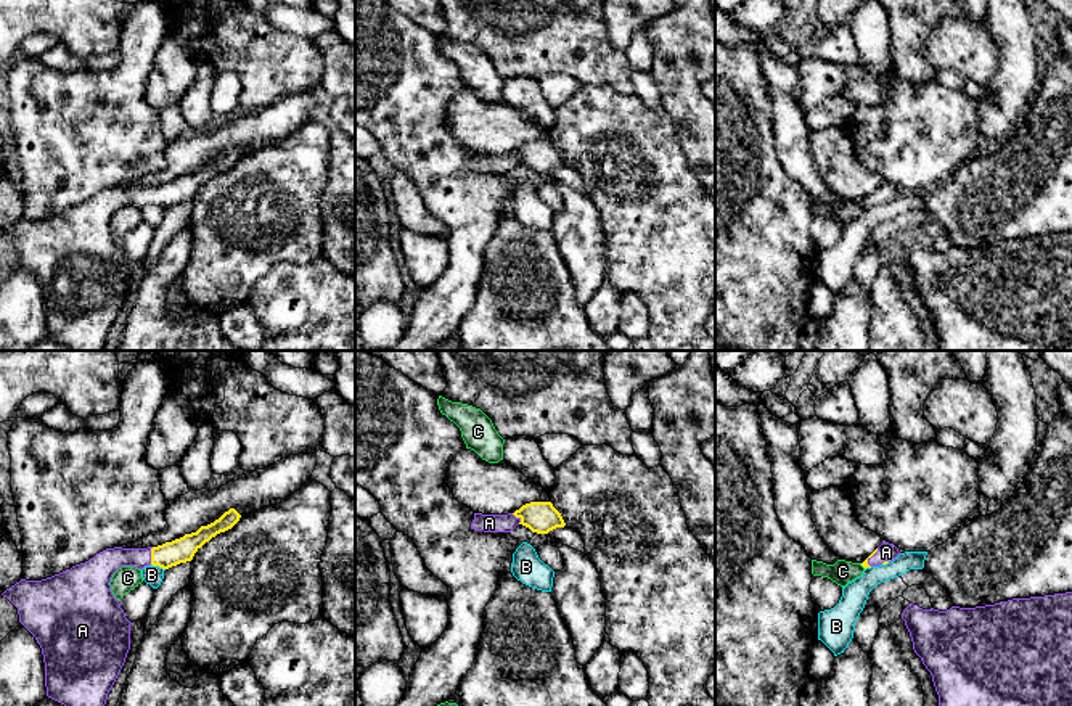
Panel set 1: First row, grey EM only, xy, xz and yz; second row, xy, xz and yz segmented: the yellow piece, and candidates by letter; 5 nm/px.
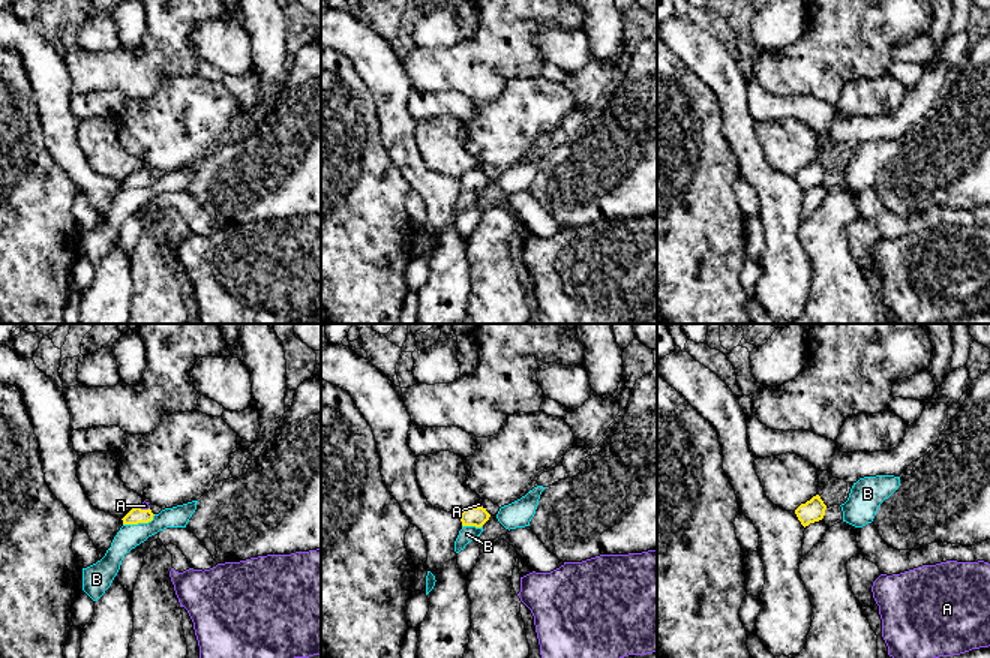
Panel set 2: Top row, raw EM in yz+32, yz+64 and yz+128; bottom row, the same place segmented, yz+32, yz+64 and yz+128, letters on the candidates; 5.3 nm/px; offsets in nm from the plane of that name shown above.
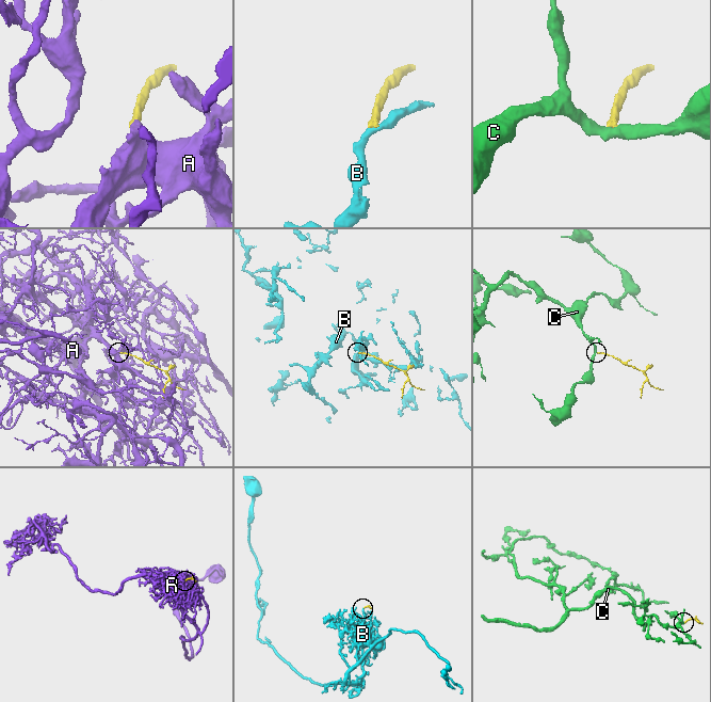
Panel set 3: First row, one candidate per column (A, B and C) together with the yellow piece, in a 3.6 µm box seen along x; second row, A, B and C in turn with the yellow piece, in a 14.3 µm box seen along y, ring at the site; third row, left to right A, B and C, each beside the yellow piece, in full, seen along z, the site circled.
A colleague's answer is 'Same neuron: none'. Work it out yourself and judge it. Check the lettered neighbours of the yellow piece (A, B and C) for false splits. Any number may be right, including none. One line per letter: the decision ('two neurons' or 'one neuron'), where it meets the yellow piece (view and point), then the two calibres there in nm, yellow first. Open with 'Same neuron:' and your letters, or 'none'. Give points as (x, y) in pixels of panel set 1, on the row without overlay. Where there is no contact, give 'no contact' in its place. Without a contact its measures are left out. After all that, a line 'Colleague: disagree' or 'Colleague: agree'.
Same neuron: A
A: one neuron; contact xy (151, 195); calibres 130 and 140 nm
B: two neurons; contact xy (158, 205); calibres 130 and 100 nm
C: two neurons; contact yz (863, 206); calibres 40 and 120 nm
Colleague: disagree

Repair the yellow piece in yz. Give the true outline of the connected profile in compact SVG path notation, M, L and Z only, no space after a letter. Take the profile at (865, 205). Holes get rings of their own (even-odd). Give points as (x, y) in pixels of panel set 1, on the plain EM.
M882 180L882 183L861 203L861 206L871 207L879 204L887 204L900 195L894 183Z

